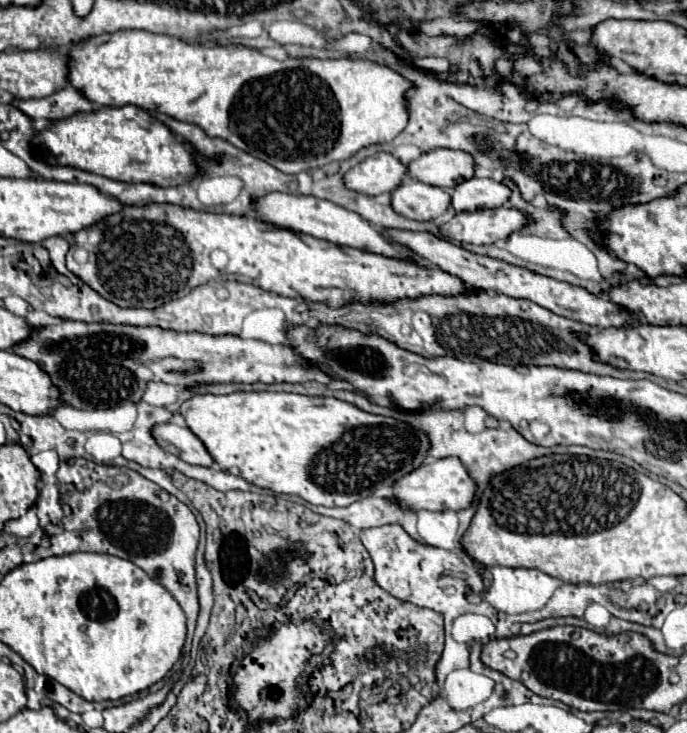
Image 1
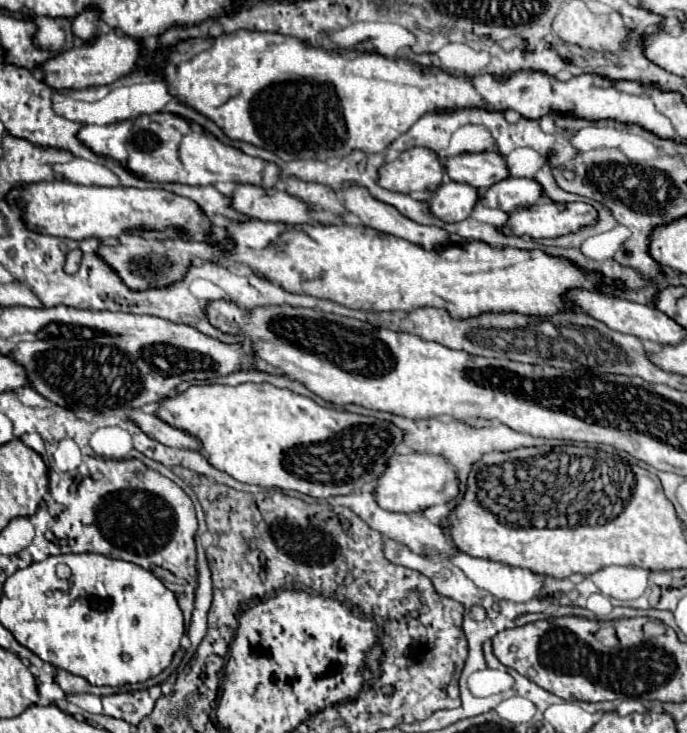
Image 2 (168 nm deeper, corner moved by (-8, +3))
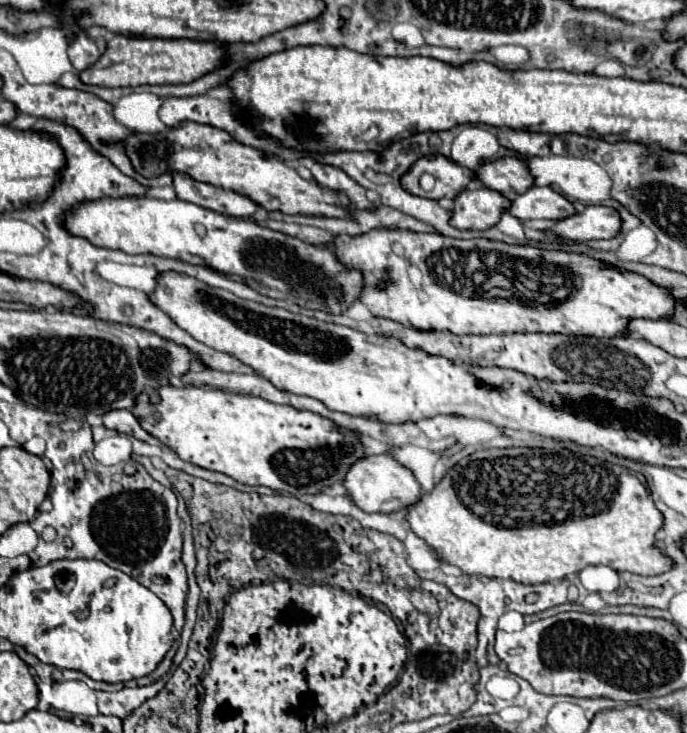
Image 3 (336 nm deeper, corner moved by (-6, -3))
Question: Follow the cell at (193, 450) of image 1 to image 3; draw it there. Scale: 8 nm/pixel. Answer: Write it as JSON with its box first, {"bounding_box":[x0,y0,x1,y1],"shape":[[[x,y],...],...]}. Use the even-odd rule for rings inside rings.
{"bounding_box":[102,410,152,442],"shape":[[[112,410],[112,412],[104,414],[102,420],[104,420],[104,426],[110,428],[110,430],[134,436],[134,438],[138,438],[142,442],[152,440],[152,436],[140,426],[140,422],[136,420],[136,416],[130,410]]]}

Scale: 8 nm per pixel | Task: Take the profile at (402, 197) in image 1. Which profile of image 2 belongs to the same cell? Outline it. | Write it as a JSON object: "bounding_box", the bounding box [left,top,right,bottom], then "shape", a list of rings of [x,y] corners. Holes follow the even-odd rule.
{"bounding_box":[430,182,478,222],"shape":[[[444,182],[436,190],[436,198],[430,198],[430,210],[444,222],[462,222],[472,214],[472,208],[478,204],[478,190],[470,184]]]}

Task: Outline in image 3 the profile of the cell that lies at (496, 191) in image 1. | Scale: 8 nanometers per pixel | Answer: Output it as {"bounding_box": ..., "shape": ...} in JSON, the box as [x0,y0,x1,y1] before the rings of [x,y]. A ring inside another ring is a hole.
{"bounding_box":[508,186,574,220],"shape":[[[532,186],[524,194],[518,194],[512,202],[508,212],[520,220],[530,218],[546,218],[546,220],[560,220],[574,214],[574,206],[552,188]]]}

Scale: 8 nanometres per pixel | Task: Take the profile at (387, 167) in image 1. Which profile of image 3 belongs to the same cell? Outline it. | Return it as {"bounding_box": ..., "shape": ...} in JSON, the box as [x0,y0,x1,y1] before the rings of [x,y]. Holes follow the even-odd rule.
{"bounding_box":[400,154,474,209],"shape":[[[432,154],[432,156],[418,158],[410,166],[410,170],[400,178],[400,186],[404,186],[404,190],[408,190],[414,196],[432,198],[432,200],[442,198],[438,200],[438,203],[446,209],[452,209],[454,201],[448,198],[454,198],[458,192],[462,192],[472,178],[474,178],[472,170],[454,164],[446,156]],[[422,174],[432,174],[434,176],[436,186],[432,190],[422,190],[422,186],[420,186],[420,176]]]}

